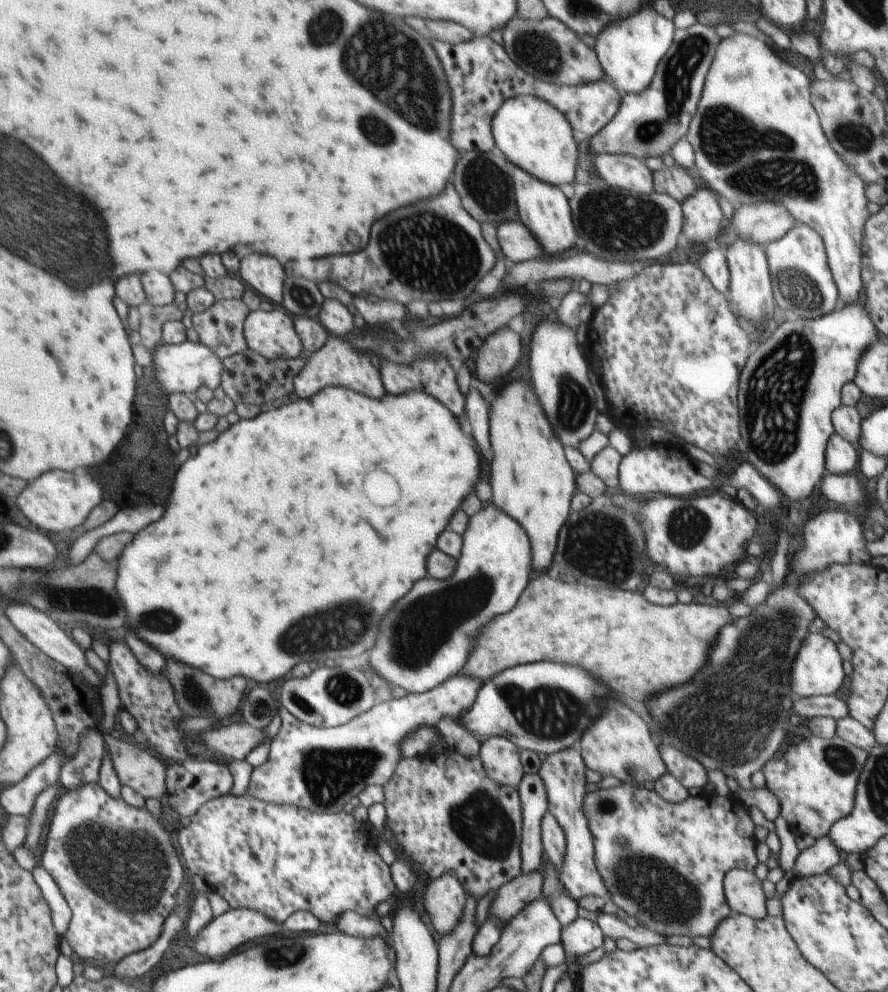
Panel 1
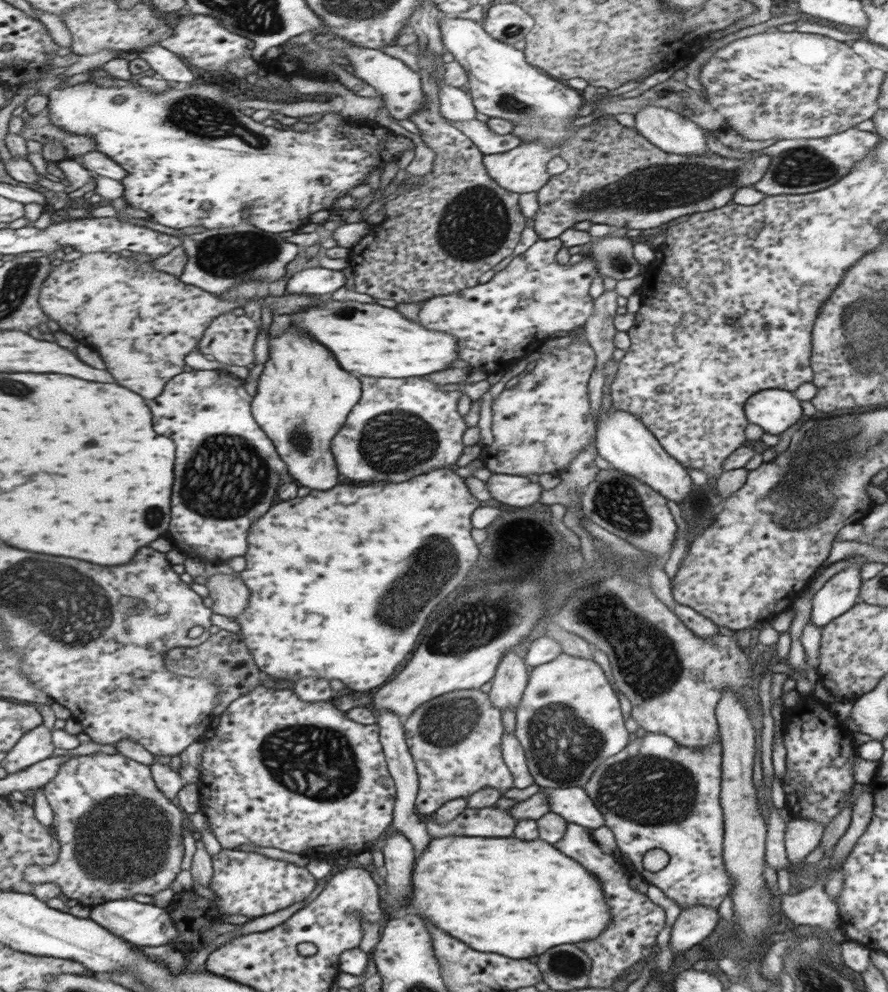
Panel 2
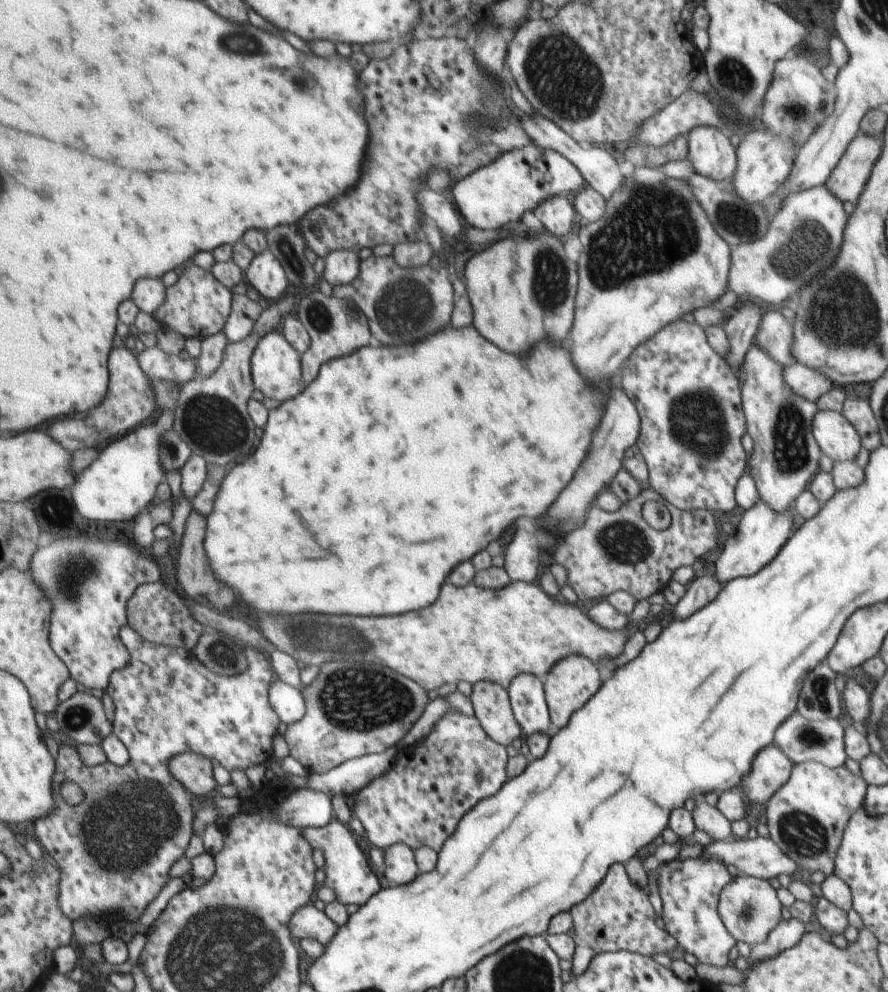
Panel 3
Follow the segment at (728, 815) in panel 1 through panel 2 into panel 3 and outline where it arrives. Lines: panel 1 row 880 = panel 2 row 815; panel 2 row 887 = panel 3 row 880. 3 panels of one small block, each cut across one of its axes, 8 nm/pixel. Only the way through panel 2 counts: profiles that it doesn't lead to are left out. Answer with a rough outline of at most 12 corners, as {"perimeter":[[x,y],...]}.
{"perimeter":[[718,861],[656,869],[665,932],[699,963],[726,967],[736,944],[719,916],[735,878]]}

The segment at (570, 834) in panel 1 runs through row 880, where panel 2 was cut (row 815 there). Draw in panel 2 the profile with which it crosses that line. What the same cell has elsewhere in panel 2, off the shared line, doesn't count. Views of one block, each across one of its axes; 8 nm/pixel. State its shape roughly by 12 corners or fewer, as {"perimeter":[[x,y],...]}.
{"perimeter":[[582,787],[543,789],[549,812],[594,830],[601,815]]}

